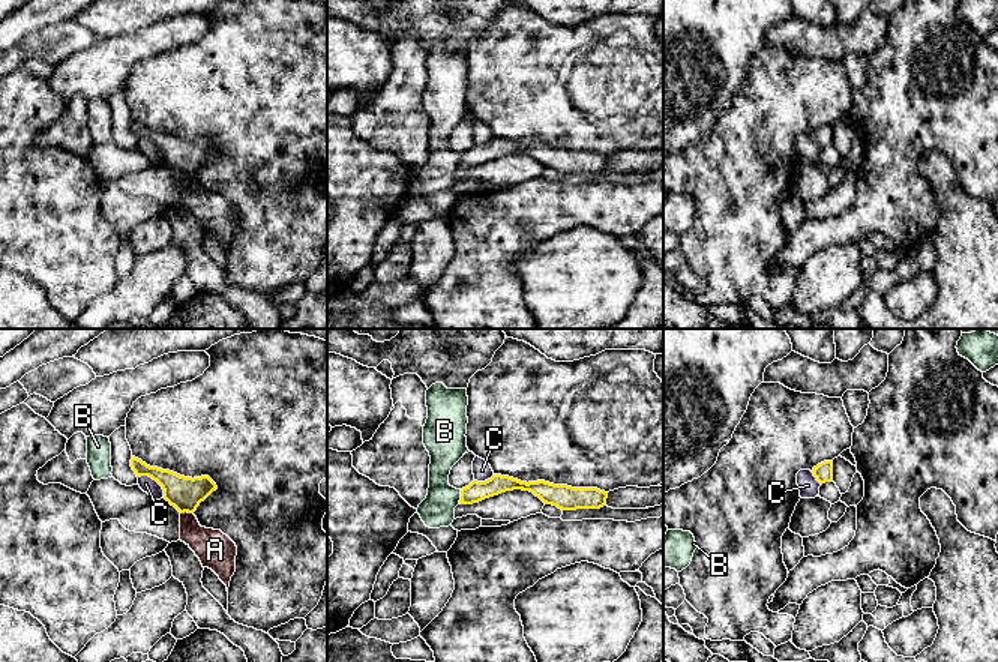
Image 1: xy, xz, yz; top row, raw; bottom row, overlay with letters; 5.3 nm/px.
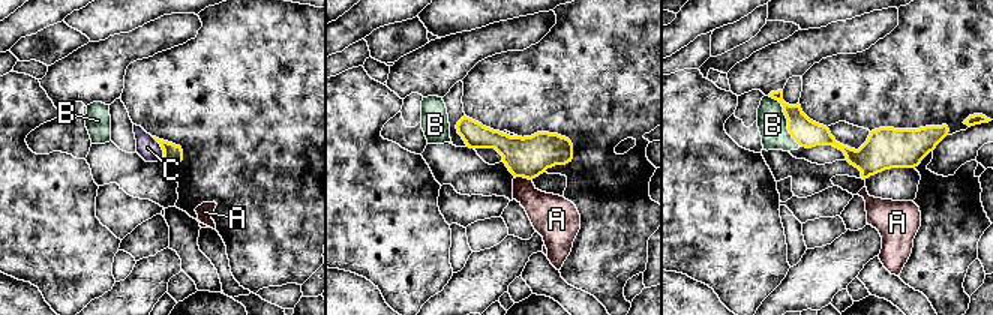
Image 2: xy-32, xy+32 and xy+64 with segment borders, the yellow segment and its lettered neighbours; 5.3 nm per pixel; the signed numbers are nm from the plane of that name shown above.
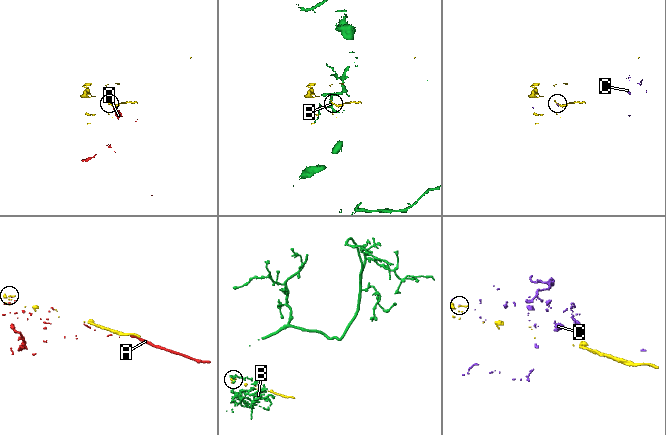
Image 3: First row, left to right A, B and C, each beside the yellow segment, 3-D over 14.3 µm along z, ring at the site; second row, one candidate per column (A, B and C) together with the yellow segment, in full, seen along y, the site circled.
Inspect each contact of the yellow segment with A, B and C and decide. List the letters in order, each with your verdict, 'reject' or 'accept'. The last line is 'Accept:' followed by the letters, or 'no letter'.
A: reject
B: reject
C: reject
Accept: no letter

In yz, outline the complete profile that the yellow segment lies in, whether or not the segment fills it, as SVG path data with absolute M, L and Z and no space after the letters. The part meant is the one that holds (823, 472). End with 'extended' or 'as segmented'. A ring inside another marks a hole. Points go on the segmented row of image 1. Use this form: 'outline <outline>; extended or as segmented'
outline M824 461L818 464L816 467L813 467L812 473L821 485L825 482L831 482L833 480L833 462Z; as segmented

